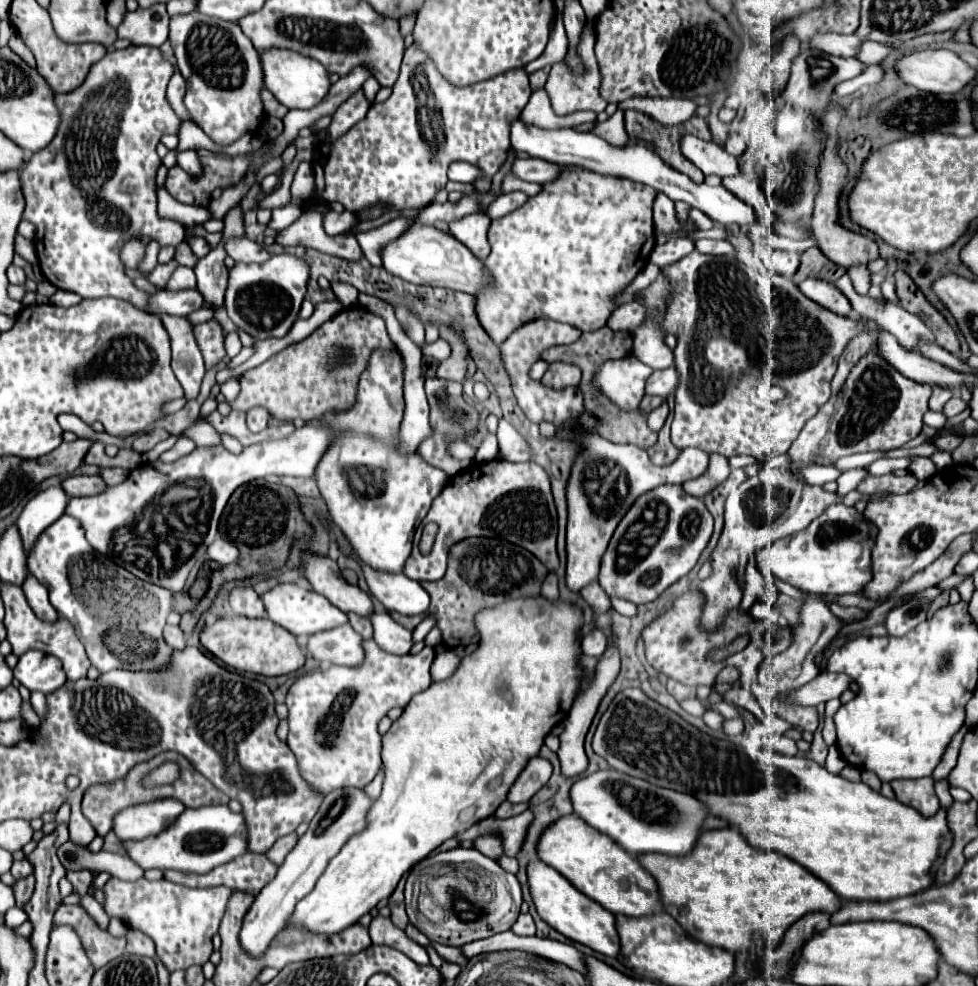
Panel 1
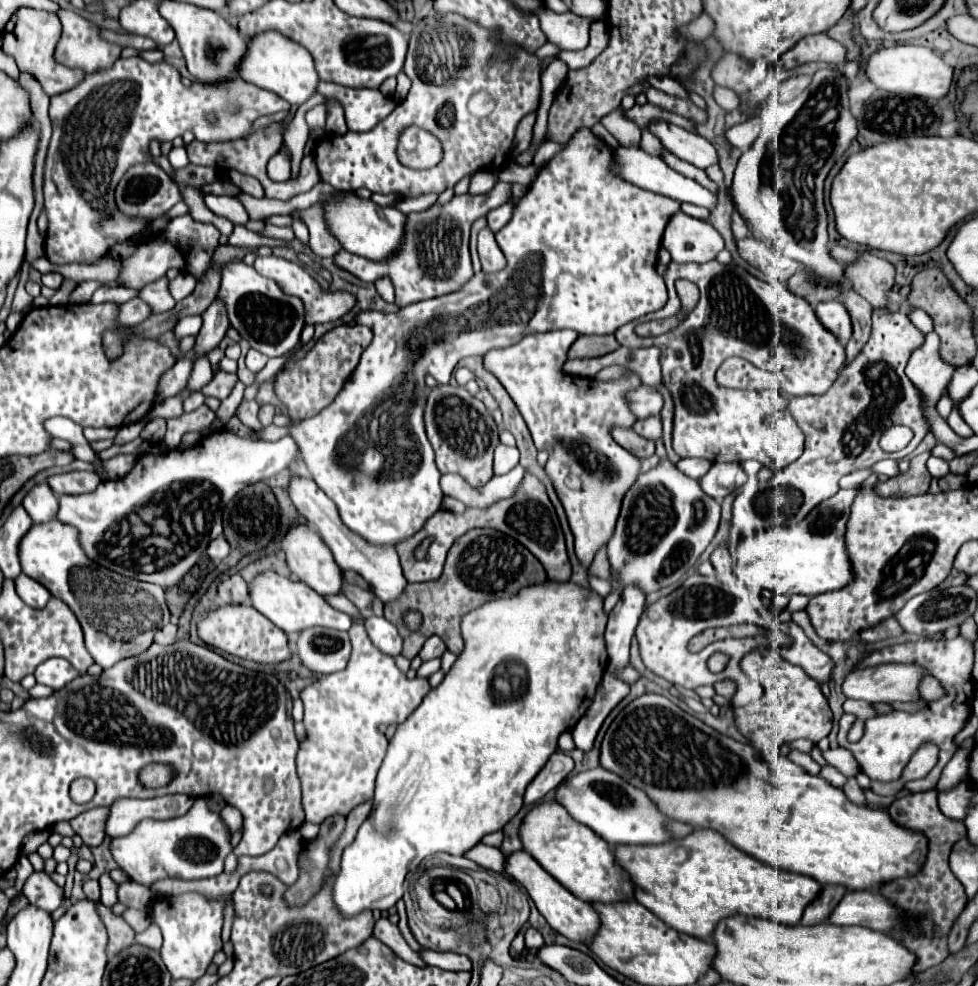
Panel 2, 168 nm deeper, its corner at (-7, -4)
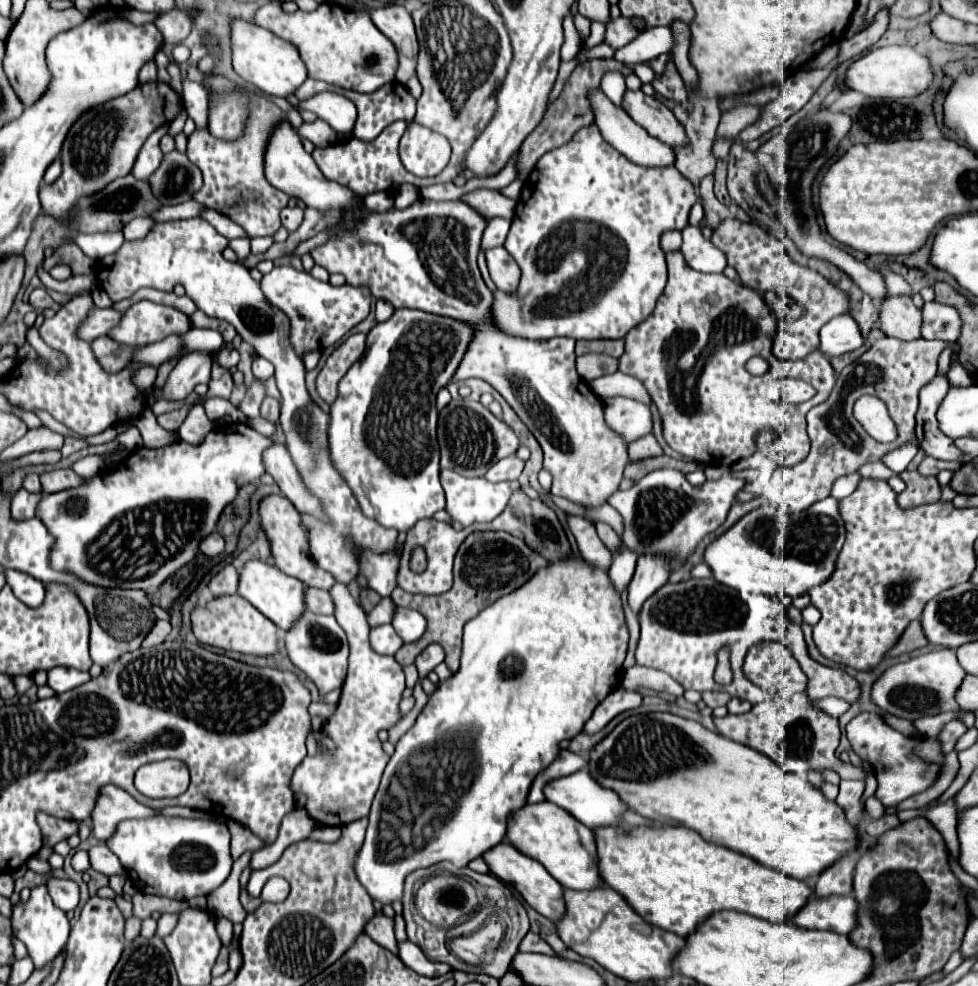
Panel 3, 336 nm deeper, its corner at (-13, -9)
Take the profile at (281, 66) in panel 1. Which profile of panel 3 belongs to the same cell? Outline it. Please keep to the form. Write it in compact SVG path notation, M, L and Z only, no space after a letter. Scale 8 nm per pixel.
M235 20L231 24L231 36L233 36L233 70L247 84L253 84L263 94L287 98L295 94L297 88L307 80L307 66L303 64L299 50L291 42L271 34L261 26L253 26L253 22L243 20Z

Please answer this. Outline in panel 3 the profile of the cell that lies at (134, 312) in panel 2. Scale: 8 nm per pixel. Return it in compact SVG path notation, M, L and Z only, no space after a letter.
M95 308L95 314L91 314L91 318L87 322L83 322L83 330L79 330L79 334L83 334L83 338L87 340L95 340L99 336L109 334L109 330L113 330L123 318L123 312L113 310L113 308Z

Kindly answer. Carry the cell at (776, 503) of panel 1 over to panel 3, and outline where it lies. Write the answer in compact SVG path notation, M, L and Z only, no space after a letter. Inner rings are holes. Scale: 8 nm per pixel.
M881 338L853 364L843 368L837 376L831 396L823 404L811 408L807 414L807 434L811 438L811 452L797 466L781 470L783 488L771 492L775 506L781 508L785 514L797 514L801 510L807 510L809 506L831 494L831 486L839 476L857 472L863 464L877 462L897 446L913 442L915 412L919 404L917 394L921 386L925 386L937 374L937 358L943 348L943 340ZM863 394L881 398L887 404L889 416L895 418L895 424L903 424L903 432L899 432L897 444L879 444L855 420L853 402Z

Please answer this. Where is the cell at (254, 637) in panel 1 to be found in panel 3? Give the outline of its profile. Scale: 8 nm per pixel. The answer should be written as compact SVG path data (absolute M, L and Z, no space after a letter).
M237 594L215 598L205 608L195 608L191 612L191 622L193 622L193 634L201 644L253 656L273 656L277 652L277 640L279 640L277 626Z

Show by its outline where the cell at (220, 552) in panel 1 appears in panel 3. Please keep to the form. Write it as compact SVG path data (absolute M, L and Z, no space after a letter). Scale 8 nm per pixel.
M215 532L215 534L207 536L207 538L203 540L203 546L199 546L199 548L201 548L201 552L203 552L205 556L215 558L215 556L219 556L219 554L225 552L225 540L223 540L223 536L219 536L219 534Z

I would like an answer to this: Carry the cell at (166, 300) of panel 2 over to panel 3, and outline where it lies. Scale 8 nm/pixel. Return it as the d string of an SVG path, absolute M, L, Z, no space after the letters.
M151 300L135 302L125 314L127 318L123 318L123 322L109 334L109 338L123 344L143 346L163 340L169 334L183 334L191 328L189 318L181 310Z

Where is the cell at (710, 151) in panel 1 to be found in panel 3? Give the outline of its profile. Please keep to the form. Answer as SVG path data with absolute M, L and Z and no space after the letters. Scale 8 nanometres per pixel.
M627 90L623 96L623 108L639 126L643 126L651 136L659 138L667 146L671 148L689 146L685 128L679 124L675 114L653 96L645 96L641 90L639 92Z

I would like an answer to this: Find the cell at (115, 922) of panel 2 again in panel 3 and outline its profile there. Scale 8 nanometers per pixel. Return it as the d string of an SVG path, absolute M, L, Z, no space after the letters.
M127 918L125 920L125 940L133 942L139 936L141 930L141 920L139 918Z

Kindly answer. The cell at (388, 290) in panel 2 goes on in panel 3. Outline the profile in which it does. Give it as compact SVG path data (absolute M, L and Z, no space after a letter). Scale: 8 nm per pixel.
M377 300L375 312L377 312L377 322L381 322L381 320L389 320L389 318L393 316L395 308L391 306L391 302L385 302L385 300Z

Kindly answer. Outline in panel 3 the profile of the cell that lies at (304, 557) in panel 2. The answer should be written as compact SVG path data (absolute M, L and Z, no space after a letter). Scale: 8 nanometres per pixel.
M267 496L259 506L259 514L261 514L261 524L267 532L267 538L271 542L275 566L281 572L301 580L305 586L329 590L335 584L335 578L331 574L327 574L325 570L321 570L317 566L317 562L313 562L313 558L309 554L309 530L303 524L301 514L295 510L295 506L291 506L291 502L287 502L287 498L283 498L283 496Z

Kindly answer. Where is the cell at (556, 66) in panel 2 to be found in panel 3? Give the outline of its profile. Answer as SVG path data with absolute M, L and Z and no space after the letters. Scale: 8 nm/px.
M569 14L563 22L563 30L565 30L565 42L563 42L563 50L561 50L561 60L563 62L569 62L575 58L575 54L579 52L581 48L581 42L579 42L579 36L575 32L575 24L573 24L573 14Z

